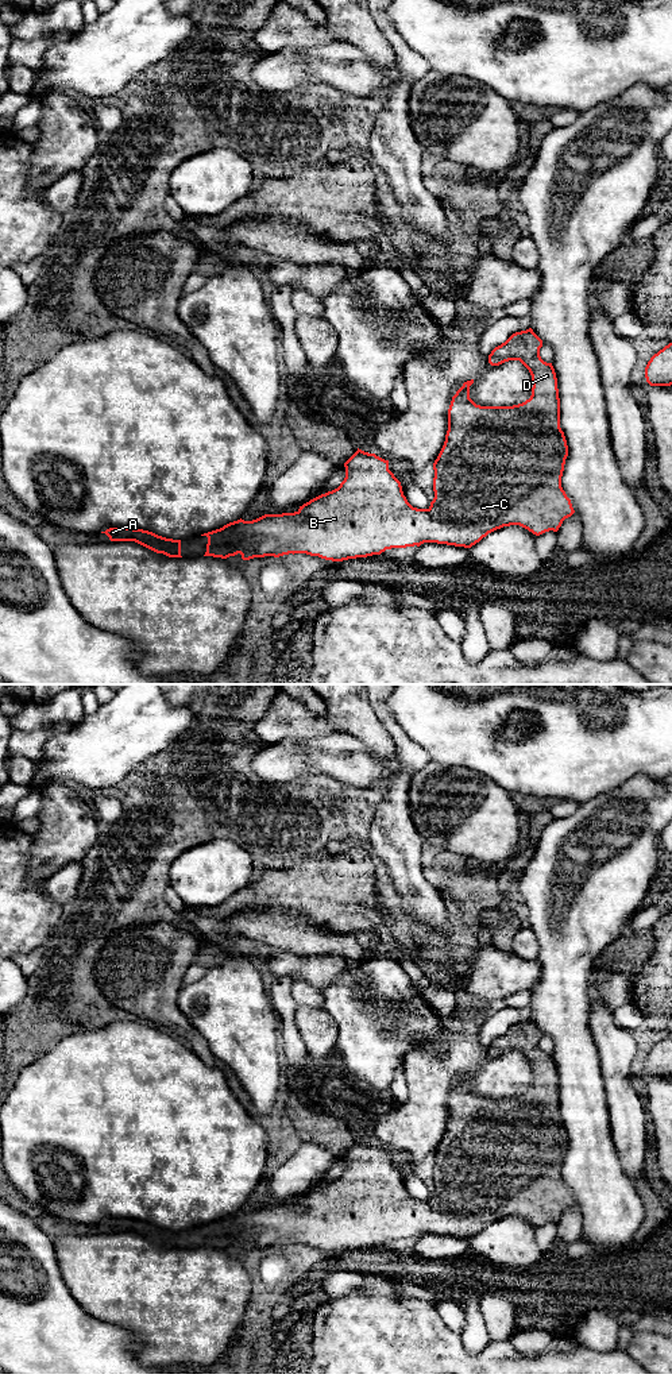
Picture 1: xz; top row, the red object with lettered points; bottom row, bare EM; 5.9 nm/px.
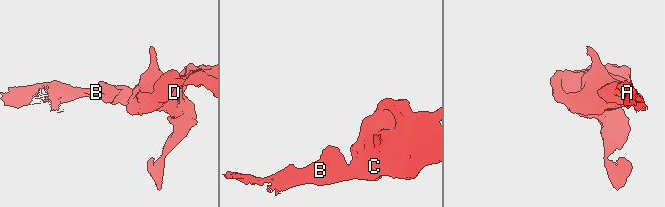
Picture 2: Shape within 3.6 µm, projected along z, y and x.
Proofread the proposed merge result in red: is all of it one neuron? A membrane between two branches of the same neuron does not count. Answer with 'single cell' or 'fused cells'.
single cell

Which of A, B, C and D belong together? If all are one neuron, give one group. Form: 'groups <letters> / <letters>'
groups A B C D

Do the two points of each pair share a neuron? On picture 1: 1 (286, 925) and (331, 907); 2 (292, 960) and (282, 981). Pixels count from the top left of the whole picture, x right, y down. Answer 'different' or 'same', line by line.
1: different
2: different

